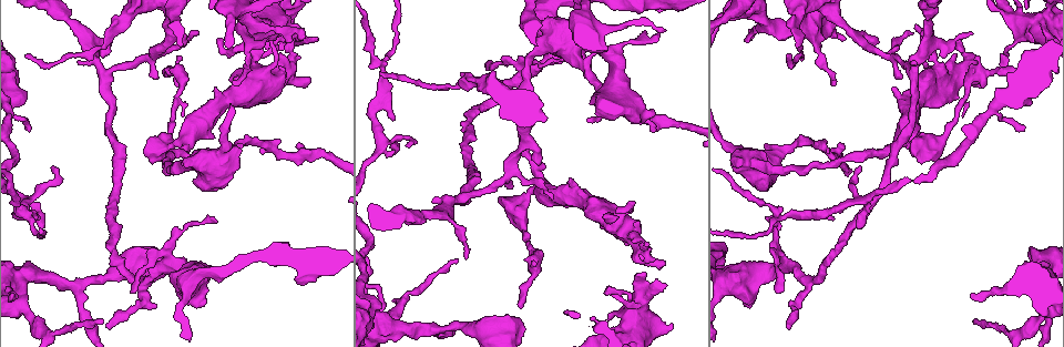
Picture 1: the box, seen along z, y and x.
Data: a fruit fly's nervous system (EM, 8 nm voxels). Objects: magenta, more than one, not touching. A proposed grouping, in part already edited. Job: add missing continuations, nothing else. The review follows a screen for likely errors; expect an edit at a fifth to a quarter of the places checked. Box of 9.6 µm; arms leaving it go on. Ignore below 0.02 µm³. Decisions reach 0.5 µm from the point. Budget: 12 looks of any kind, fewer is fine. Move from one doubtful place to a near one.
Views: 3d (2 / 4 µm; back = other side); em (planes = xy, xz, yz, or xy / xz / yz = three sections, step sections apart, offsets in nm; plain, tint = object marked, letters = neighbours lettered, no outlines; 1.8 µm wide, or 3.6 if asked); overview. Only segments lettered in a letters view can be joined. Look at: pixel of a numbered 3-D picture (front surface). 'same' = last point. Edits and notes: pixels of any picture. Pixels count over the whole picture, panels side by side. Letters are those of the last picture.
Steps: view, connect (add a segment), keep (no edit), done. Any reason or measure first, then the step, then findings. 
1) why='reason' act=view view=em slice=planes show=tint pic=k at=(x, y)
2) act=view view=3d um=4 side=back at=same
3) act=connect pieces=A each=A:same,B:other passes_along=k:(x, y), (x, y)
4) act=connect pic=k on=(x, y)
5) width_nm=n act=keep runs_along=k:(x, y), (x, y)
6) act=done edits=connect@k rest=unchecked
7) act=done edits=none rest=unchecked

why='an open end' act=view view=em um=3.6 slice=planes show=letters pic=1 at=(659, 318)

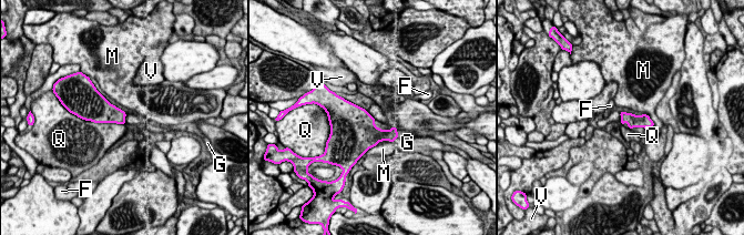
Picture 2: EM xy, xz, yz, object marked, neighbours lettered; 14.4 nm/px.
longest_contact=Q:550nm act=connect pieces=G each=F:other,G:same,M:other,Q:other,V:other found='it goes on there'

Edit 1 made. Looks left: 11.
why='redraw' act=view view=overview

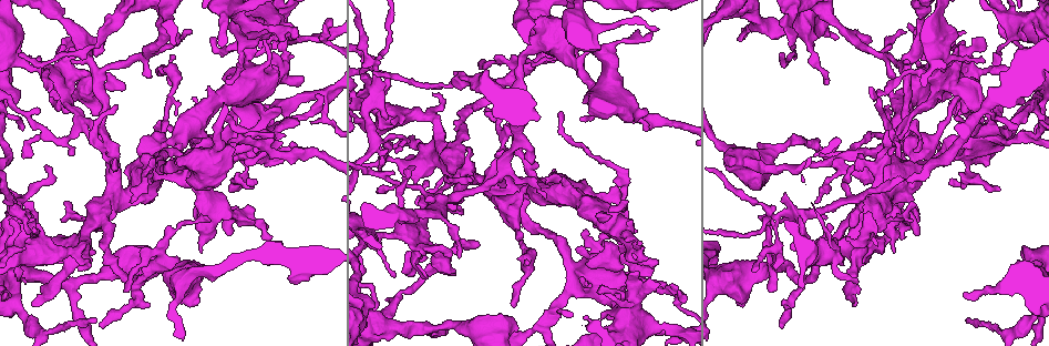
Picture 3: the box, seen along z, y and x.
why='branch stops here' act=view view=em slice=xz step=8 show=tint pic=3 at=(602, 289)

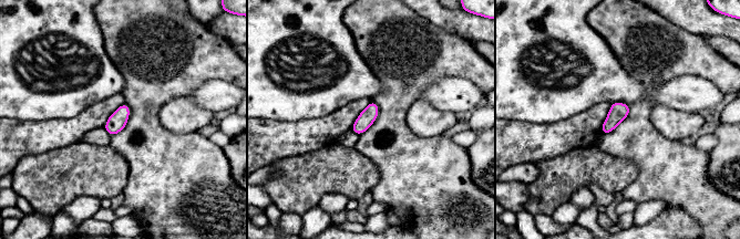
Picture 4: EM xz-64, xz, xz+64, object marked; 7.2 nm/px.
act=view view=em slice=planes show=tint at=same

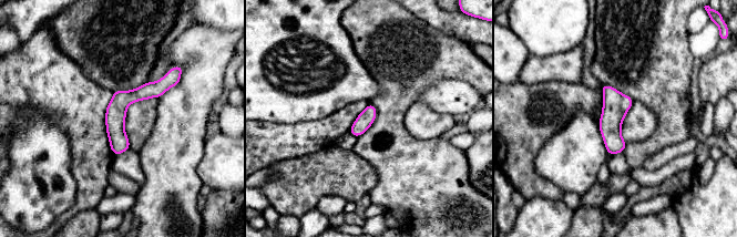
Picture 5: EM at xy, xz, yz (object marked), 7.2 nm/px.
why='what lies round it' act=view view=em slice=planes show=letters at=same

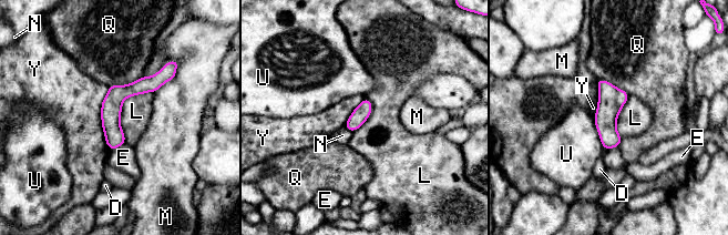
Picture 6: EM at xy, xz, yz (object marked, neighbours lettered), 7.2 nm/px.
longest_contact=Y:460nm act=keep each=D:other,E:other,L:other,M:other,N:other,Q:other,U:other,Y:other found='no lettered segment goes on from it'

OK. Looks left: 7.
why='free end' act=view view=3d um=2 pic=3 at=(644, 108)

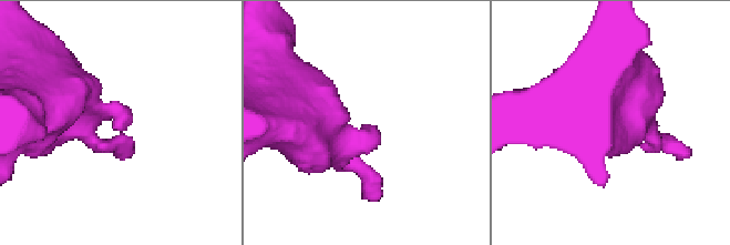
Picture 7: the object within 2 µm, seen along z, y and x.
why='now the EM' act=view view=em slice=xz step=8 show=tint pic=7 at=(375, 130)

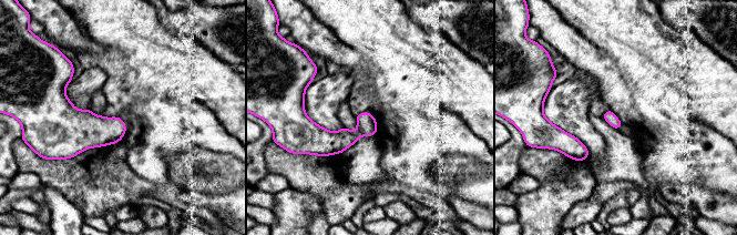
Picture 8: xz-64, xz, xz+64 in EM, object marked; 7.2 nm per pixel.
why='cut it another way' act=view view=em slice=planes show=letters at=same

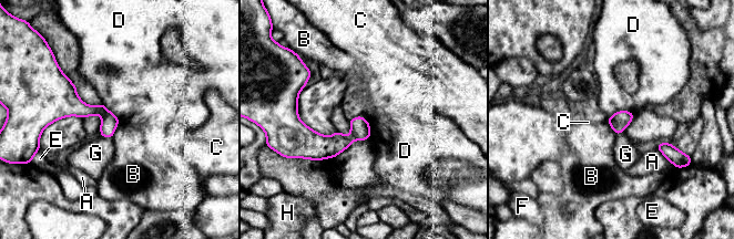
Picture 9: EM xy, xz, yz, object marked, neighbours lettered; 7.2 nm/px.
act=keep each=A:other,B:other,C:other,D:other,E:other,F:other,G:other,H:other border=9:(120, 122), (111, 137) found='none of them fits'

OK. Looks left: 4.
why='branch stops here' act=view view=3d um=2 pic=3 at=(984, 39)

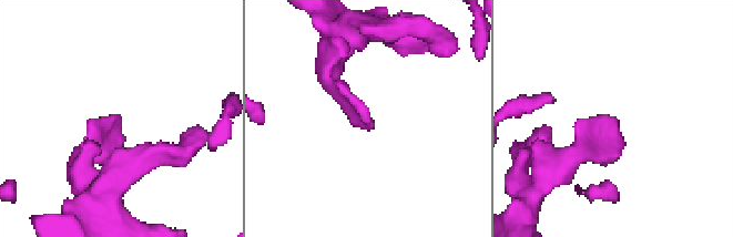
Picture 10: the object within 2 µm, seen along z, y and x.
why='now the EM' act=view view=em slice=planes show=letters pic=10 at=(611, 118)

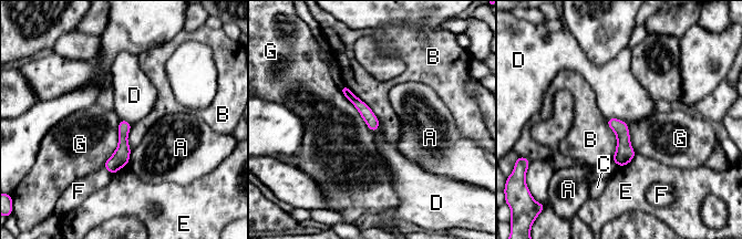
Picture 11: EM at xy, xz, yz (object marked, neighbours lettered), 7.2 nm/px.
act=keep each=A:other,B:other,C:other,D:other,E:other,F:other,G:other found='none of them fits'

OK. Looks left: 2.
why='free end' act=view view=em slice=xz step=16 show=letters pic=3 at=(969, 322)

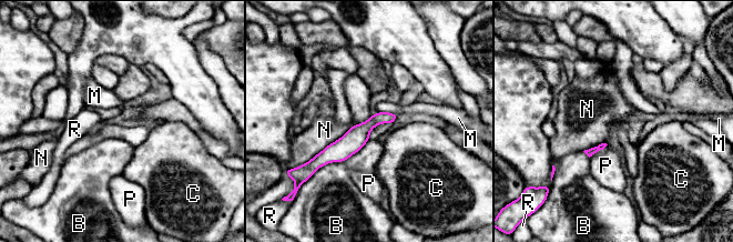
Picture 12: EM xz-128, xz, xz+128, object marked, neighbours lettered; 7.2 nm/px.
why='cut it another way' act=view view=em slice=planes show=letters at=same

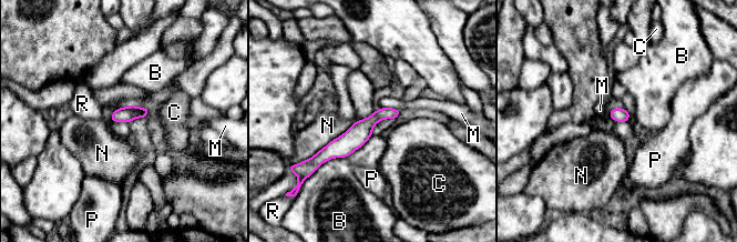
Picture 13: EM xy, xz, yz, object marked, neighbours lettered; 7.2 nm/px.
act=keep each=B:other,C:other,M:other,N:other,P:other,R:other found='none of them fits'

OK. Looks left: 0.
act=done edits=connect@2 rest=unchecked

